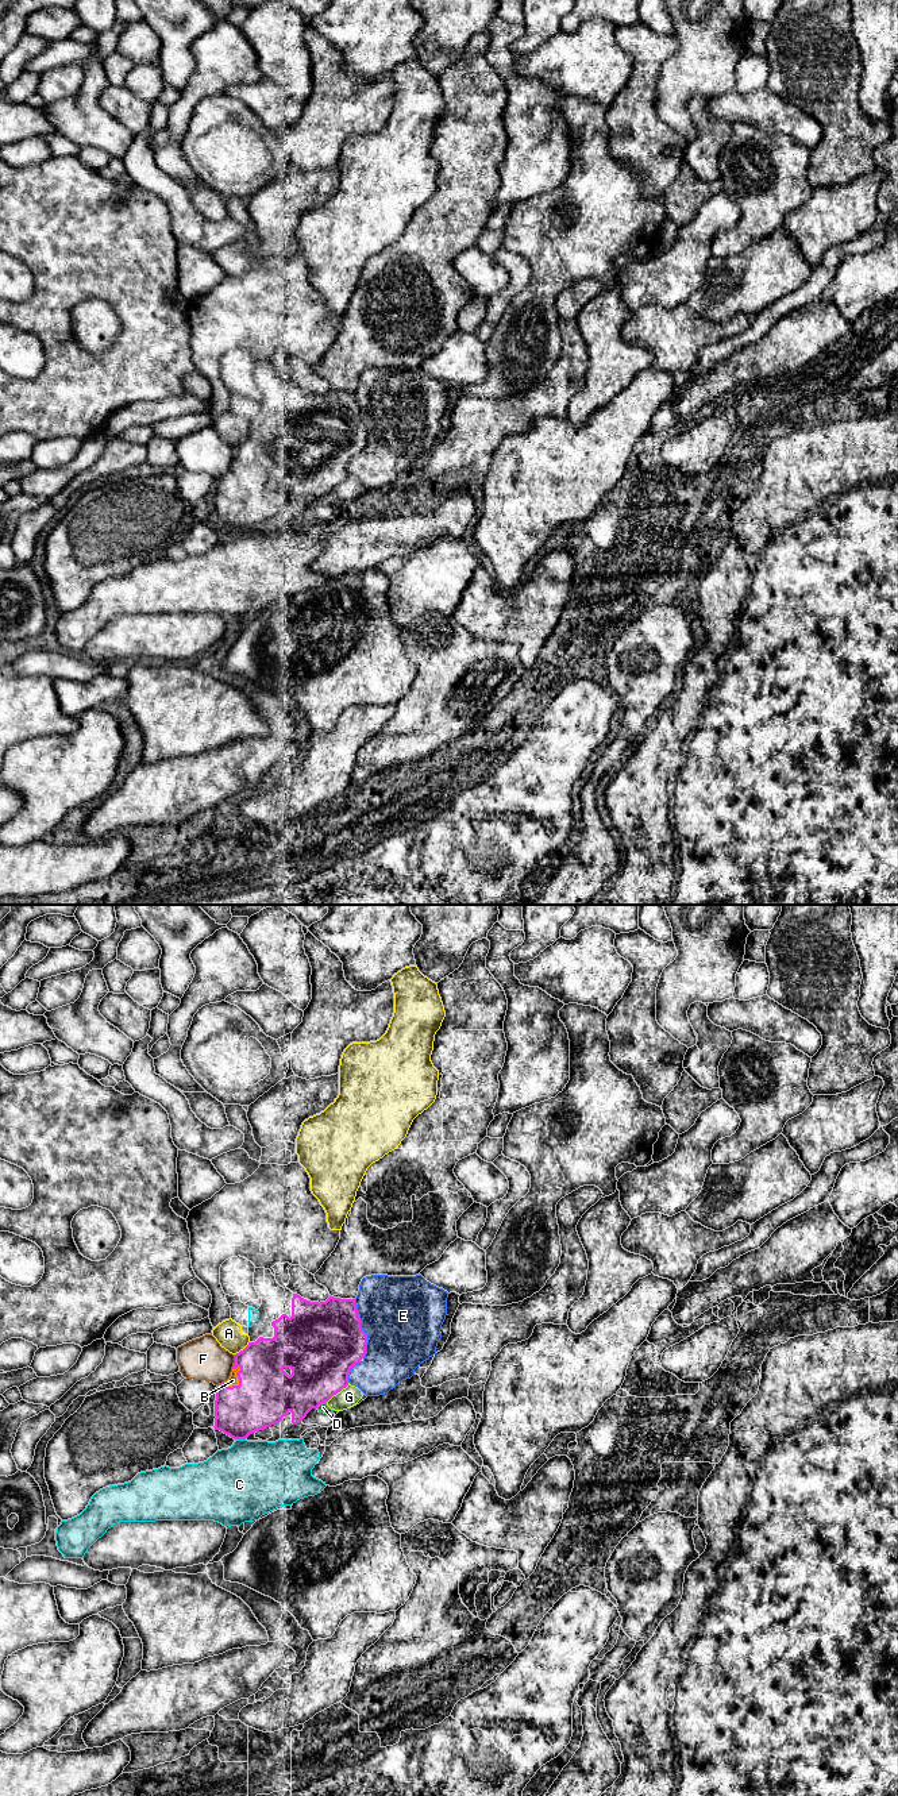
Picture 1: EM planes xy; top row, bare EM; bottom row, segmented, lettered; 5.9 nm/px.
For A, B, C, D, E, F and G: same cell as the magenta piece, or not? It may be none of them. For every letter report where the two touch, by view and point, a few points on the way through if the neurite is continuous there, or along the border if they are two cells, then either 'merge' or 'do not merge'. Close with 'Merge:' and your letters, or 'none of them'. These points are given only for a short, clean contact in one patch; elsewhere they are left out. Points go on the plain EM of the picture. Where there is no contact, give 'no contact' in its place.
A: meets magenta in xy at (243, 442); do not merge
B: meets magenta in xy at (239, 474); merge
C: meets magenta in xy at (241, 531); do not merge
D: meets magenta in xy at (320, 496); border along xy (326, 493), (316, 500); do not merge
E: meets magenta in xy at (361, 421); do not merge
F: meets magenta in xy at (235, 454); do not merge
G: meets magenta in xy at (338, 484); border along xy (349, 476), (327, 494); do not merge
Merge: B

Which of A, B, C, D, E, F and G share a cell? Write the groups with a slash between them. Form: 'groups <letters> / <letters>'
groups A / B / C / D G / E / F

